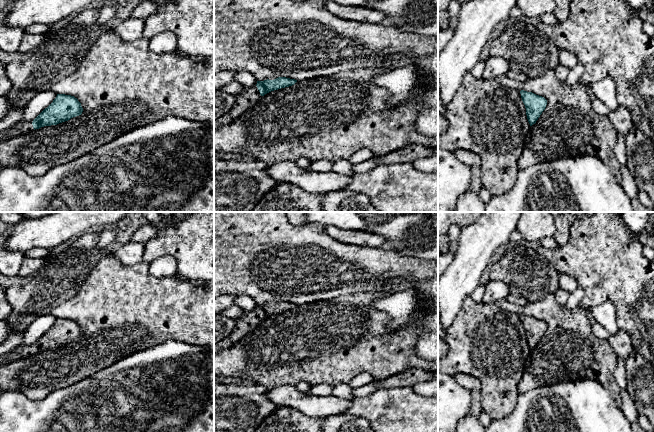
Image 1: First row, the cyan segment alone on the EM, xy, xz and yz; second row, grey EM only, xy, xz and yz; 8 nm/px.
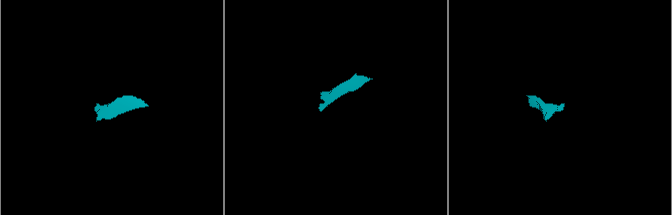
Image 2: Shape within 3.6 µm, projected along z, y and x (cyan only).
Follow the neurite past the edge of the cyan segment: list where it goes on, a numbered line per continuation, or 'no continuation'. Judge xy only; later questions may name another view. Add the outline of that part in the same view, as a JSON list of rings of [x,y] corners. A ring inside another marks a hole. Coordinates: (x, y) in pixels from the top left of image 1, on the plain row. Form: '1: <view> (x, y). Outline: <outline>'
1: xy (21, 351). Outline: [[[33,345],[18,346],[12,352],[8,353],[3,359],[0,358],[0,365],[6,362],[12,362],[12,361],[18,360],[28,355],[33,355],[34,352],[33,352],[32,346]]]

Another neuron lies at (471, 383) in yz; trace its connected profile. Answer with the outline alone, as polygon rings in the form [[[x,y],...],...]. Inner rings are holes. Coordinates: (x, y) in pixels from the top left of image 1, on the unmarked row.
[[[459,373],[455,375],[455,378],[459,385],[470,392],[480,392],[481,383],[476,377],[469,374]]]

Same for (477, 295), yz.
[[[480,283],[478,285],[478,287],[472,292],[470,297],[476,303],[482,303],[482,298],[483,298],[483,295],[484,295],[484,290],[485,290],[485,285]]]

